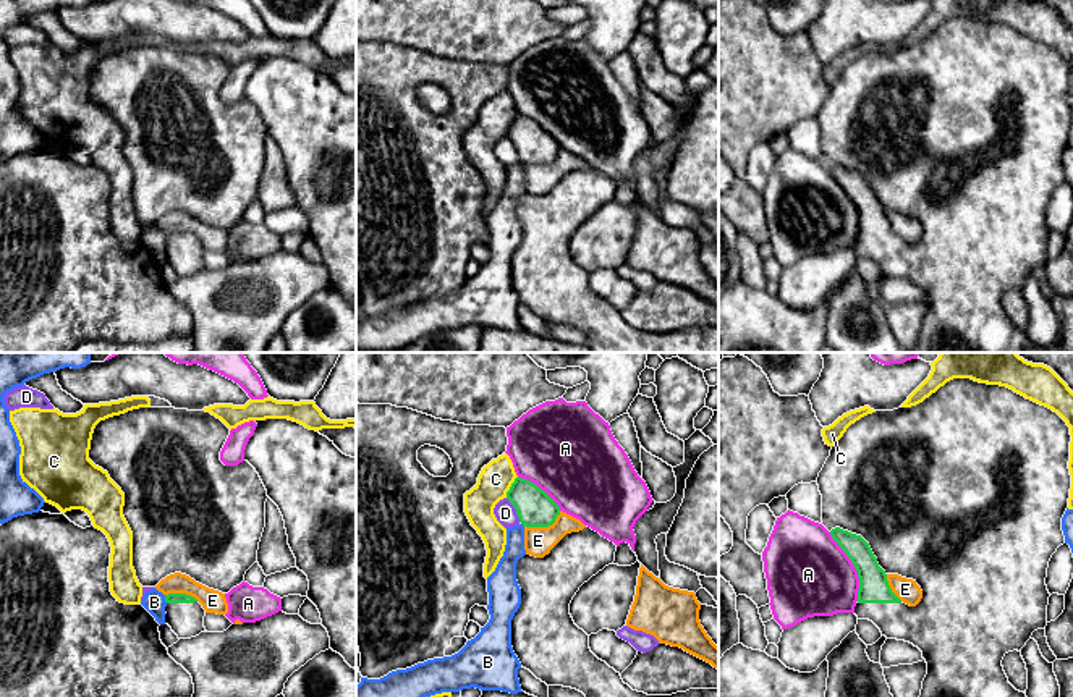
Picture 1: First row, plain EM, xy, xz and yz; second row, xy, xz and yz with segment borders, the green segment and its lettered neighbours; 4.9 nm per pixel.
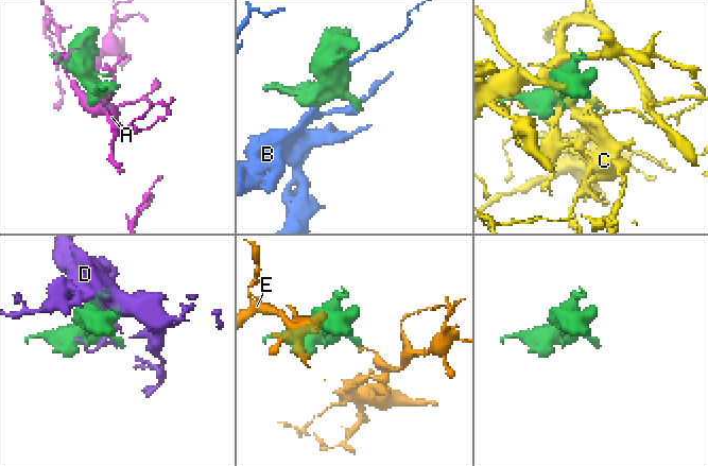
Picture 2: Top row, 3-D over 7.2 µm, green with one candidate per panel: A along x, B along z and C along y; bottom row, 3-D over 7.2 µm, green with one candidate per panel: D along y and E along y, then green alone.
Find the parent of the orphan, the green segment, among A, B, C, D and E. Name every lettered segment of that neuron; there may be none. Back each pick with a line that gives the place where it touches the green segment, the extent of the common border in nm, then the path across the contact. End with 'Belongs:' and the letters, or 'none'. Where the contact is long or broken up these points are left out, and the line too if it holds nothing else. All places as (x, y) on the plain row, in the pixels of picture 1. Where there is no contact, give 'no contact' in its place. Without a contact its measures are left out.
Belongs: none

